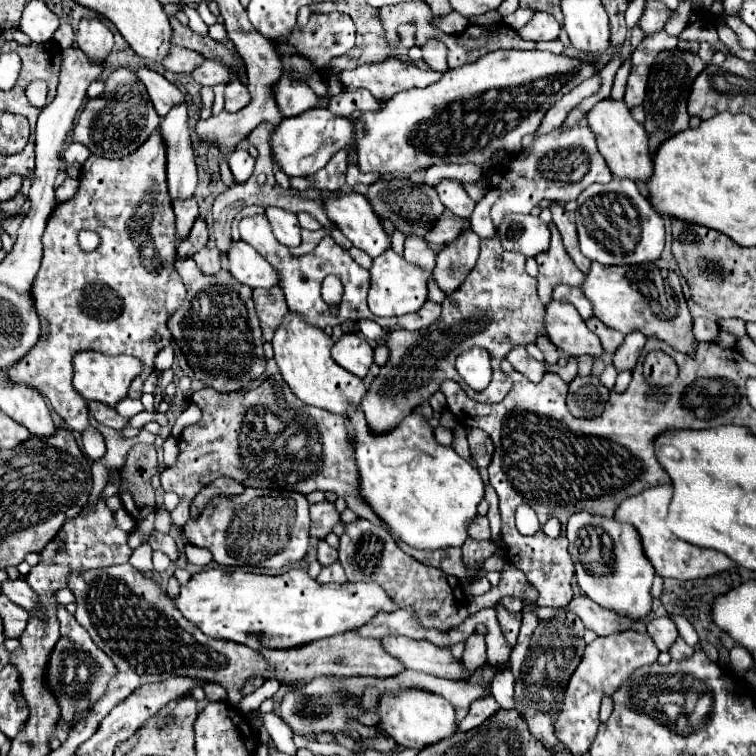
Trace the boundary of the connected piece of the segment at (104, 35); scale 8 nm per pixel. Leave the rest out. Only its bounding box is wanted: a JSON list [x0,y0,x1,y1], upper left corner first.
[77,19,113,63]

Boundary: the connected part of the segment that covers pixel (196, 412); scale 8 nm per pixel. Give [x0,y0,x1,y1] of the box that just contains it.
[171,402,202,438]

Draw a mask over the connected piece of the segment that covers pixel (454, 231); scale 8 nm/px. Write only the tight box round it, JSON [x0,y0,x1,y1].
[427,211,469,245]

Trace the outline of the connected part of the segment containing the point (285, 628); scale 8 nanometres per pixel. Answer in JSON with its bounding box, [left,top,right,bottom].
[171,567,397,651]

